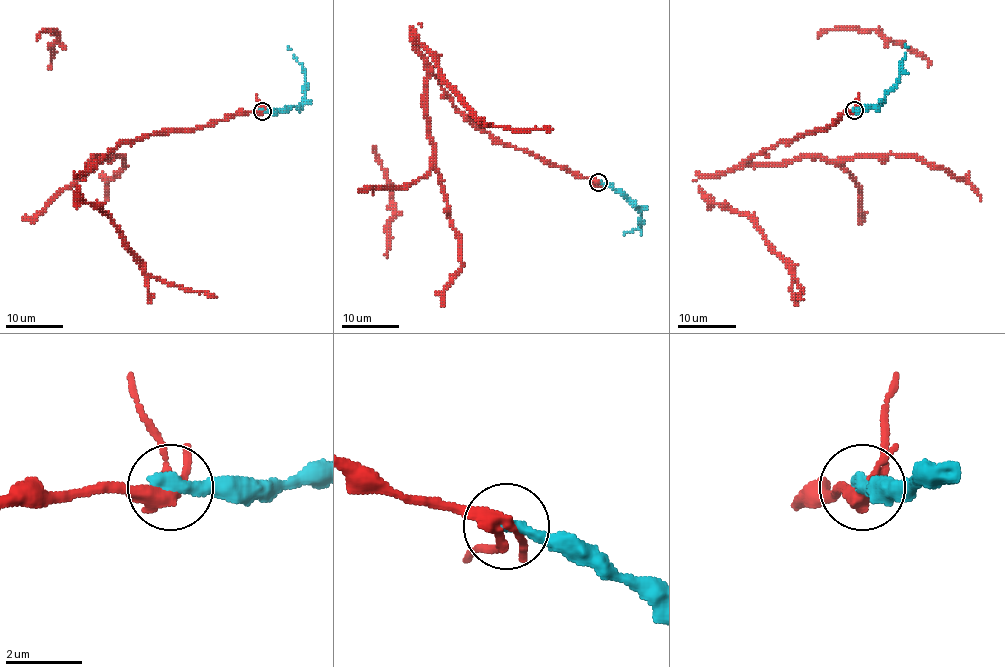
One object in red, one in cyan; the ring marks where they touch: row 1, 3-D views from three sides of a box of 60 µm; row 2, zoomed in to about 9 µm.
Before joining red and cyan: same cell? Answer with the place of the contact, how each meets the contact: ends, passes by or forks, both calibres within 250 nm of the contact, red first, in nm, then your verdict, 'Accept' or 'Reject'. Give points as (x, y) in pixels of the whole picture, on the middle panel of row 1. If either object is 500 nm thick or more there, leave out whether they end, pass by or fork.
Place: (598, 182). At the ring red forks. At the ring cyan ends. Thickness 280 nm (red) against 400 nm. Accept

